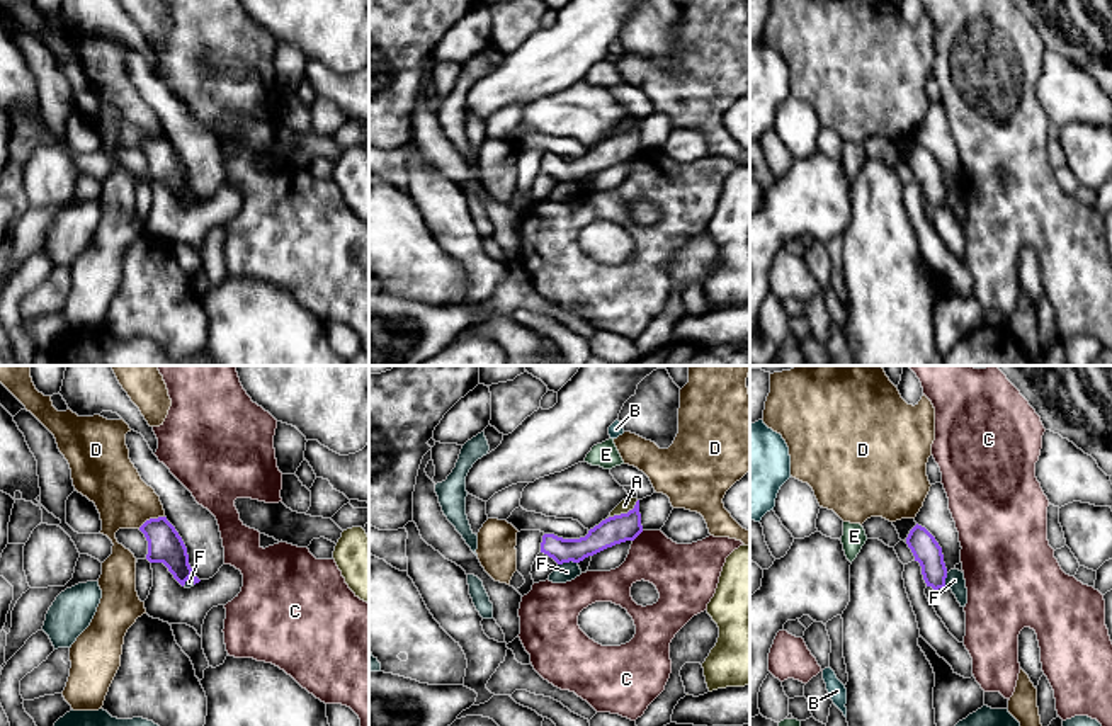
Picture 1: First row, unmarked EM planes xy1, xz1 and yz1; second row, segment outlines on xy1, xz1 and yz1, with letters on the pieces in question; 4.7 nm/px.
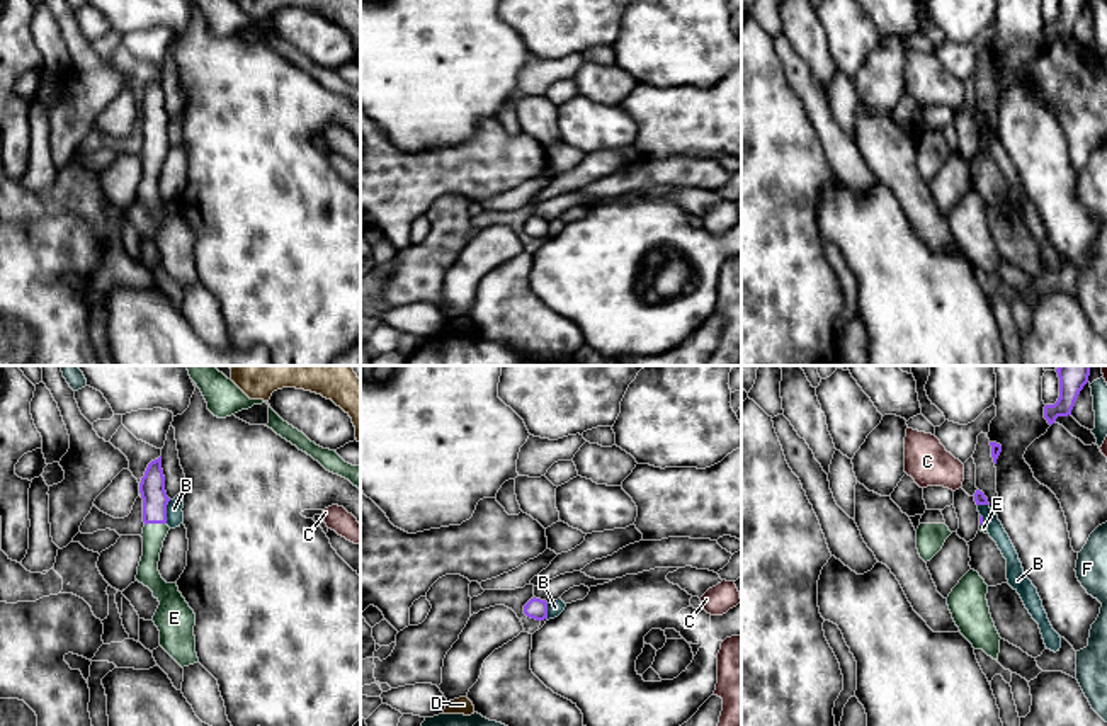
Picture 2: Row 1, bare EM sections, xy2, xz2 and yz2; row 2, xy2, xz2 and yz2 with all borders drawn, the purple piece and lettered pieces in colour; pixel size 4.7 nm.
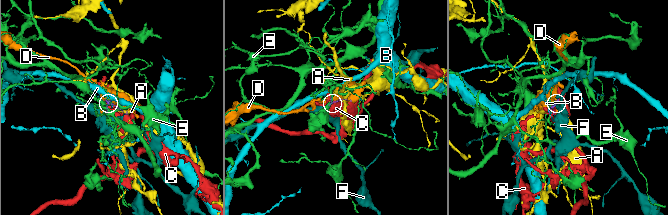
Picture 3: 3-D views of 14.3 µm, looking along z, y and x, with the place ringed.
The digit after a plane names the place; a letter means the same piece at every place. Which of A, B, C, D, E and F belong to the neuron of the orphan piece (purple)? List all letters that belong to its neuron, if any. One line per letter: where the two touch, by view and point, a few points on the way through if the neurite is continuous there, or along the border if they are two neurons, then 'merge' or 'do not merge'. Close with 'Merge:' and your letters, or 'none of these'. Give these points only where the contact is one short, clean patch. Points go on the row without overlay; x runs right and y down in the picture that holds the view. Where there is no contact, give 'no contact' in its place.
A: contact xz1 (624, 133); border xz1 (638, 119), (626, 131), (609, 136); do not merge
B: contact xy2 (165, 131); border xy2 (170, 119), (165, 130), (165, 141); do not merge
C: contact xz1 (638, 153); do not merge
D: contact xy1 (150, 138); do not merge
E: contact xy2 (155, 141); way xy2 (152, 106), (155, 141), (153, 153); merge
F: contact xz1 (567, 181); border xz1 (577, 181), (558, 184); do not merge
Merge: E

